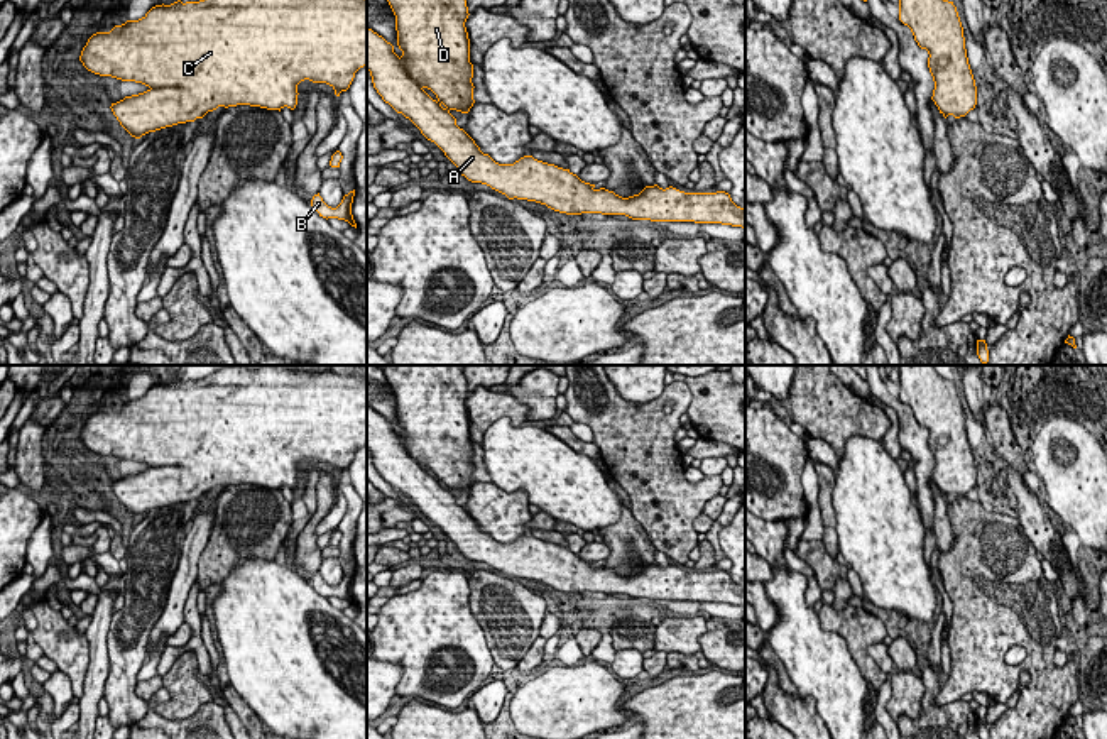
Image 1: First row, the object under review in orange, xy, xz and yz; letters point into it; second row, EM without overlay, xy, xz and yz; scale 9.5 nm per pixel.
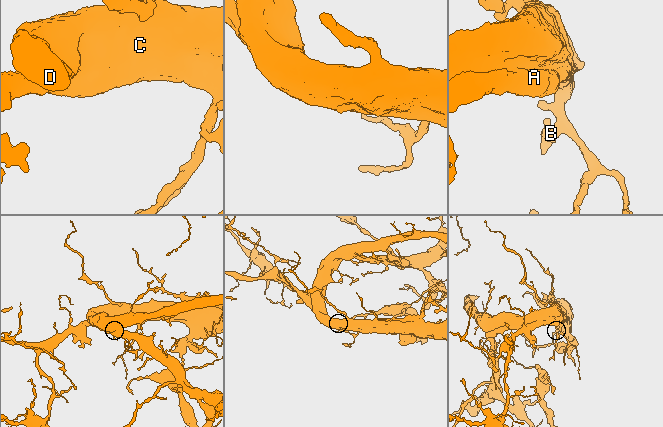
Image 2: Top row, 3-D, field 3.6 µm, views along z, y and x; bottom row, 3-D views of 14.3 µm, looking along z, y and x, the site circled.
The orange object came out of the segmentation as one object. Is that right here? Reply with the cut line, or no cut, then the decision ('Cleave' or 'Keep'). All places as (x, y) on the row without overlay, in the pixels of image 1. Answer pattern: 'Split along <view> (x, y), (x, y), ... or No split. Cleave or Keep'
No split. Keep

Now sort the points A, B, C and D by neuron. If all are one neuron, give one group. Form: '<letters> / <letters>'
A B C D

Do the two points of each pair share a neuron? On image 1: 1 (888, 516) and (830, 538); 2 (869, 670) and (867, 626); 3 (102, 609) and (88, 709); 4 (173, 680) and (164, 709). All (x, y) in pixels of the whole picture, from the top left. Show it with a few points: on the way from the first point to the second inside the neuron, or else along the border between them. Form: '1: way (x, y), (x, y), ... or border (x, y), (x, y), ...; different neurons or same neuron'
1: border (830, 498), (837, 547), (840, 550); different neurons
2: way (862, 660), (861, 636); same neuron
3: way (98, 634), (95, 684); same neuron
4: way (174, 687), (174, 699), (171, 702); same neuron

